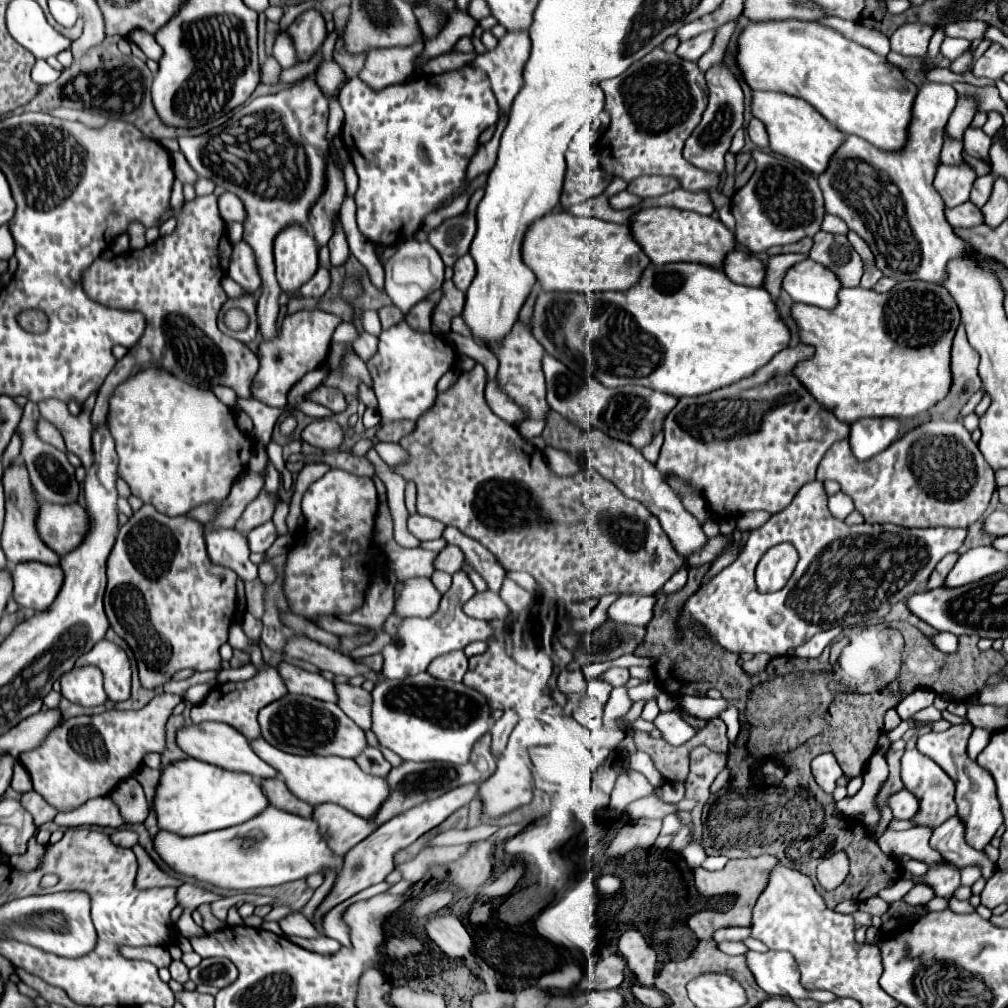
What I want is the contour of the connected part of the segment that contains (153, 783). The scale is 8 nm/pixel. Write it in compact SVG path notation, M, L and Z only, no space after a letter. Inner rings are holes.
M141 766L135 774L135 778L141 782L143 790L145 790L145 796L147 796L147 802L153 804L153 798L155 798L155 788L159 784L159 772L147 768L147 766Z

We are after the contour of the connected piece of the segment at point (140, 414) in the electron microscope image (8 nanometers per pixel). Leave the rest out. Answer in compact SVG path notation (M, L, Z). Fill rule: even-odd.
M149 368L149 370L143 370L139 372L137 376L129 378L127 382L123 382L111 396L109 400L109 430L117 442L117 454L119 454L119 474L121 478L129 484L133 496L141 498L143 504L153 504L159 512L167 514L167 516L181 516L181 514L187 514L189 510L193 510L195 506L203 504L203 502L209 502L209 500L221 500L229 494L229 488L233 486L233 482L237 480L239 474L243 474L243 470L247 470L247 464L249 464L249 456L251 456L251 450L253 450L253 438L251 436L245 436L239 428L237 428L237 422L235 422L235 412L231 408L227 408L213 392L209 390L199 390L195 386L189 386L185 384L183 380L177 380L175 376L171 376L169 372L165 372L163 368Z

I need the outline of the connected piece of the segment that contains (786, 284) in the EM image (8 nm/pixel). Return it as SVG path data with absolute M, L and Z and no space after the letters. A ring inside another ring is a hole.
M807 258L801 264L789 268L783 278L783 288L795 302L833 308L837 306L837 292L843 286L837 276L829 272L829 268Z

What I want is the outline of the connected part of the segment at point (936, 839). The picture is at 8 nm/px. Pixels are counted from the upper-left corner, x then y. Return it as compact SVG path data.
M959 816L949 818L939 828L933 830L931 846L949 862L963 868L969 864L979 864L983 868L983 876L989 878L995 872L995 866L989 862L987 854L979 854L979 850L969 848L965 844L965 824Z

